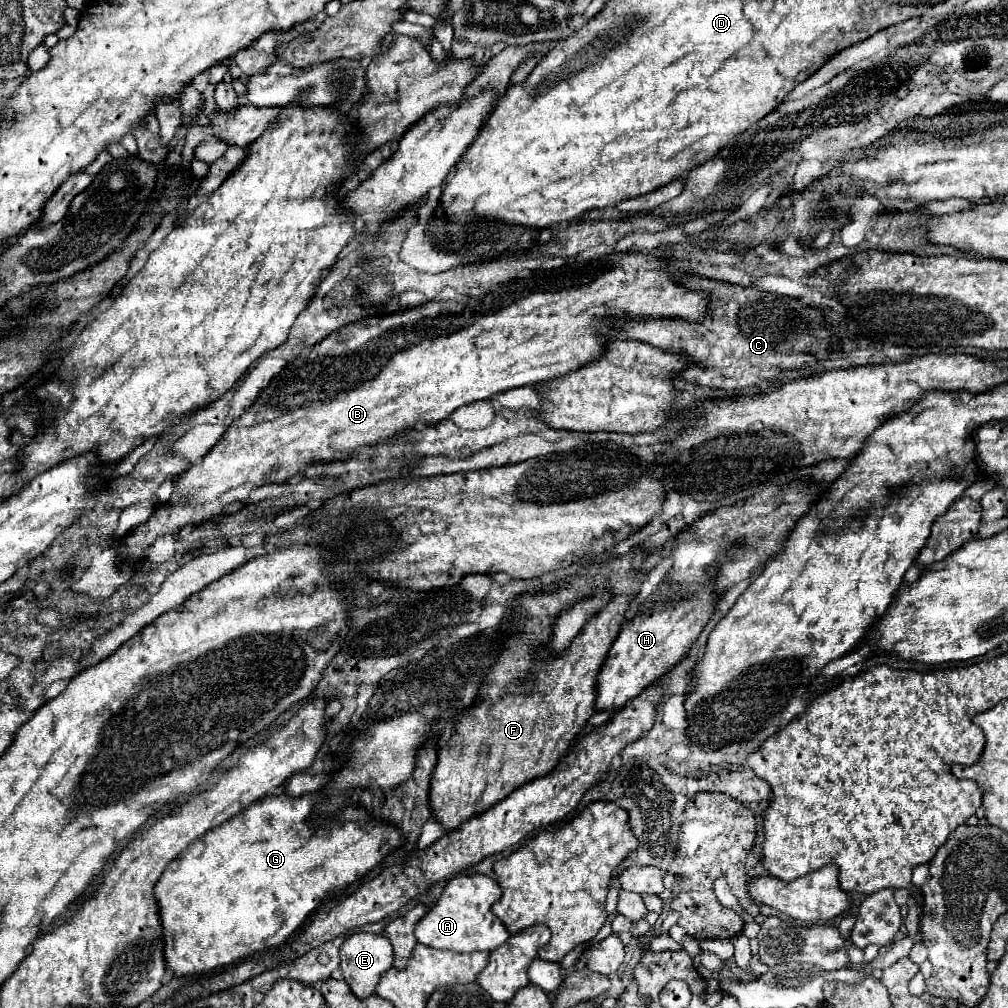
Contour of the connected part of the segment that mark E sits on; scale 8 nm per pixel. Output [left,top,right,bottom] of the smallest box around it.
[340,933,392,999]

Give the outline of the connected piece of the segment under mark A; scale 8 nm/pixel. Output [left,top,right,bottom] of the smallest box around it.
[414,875,510,953]

